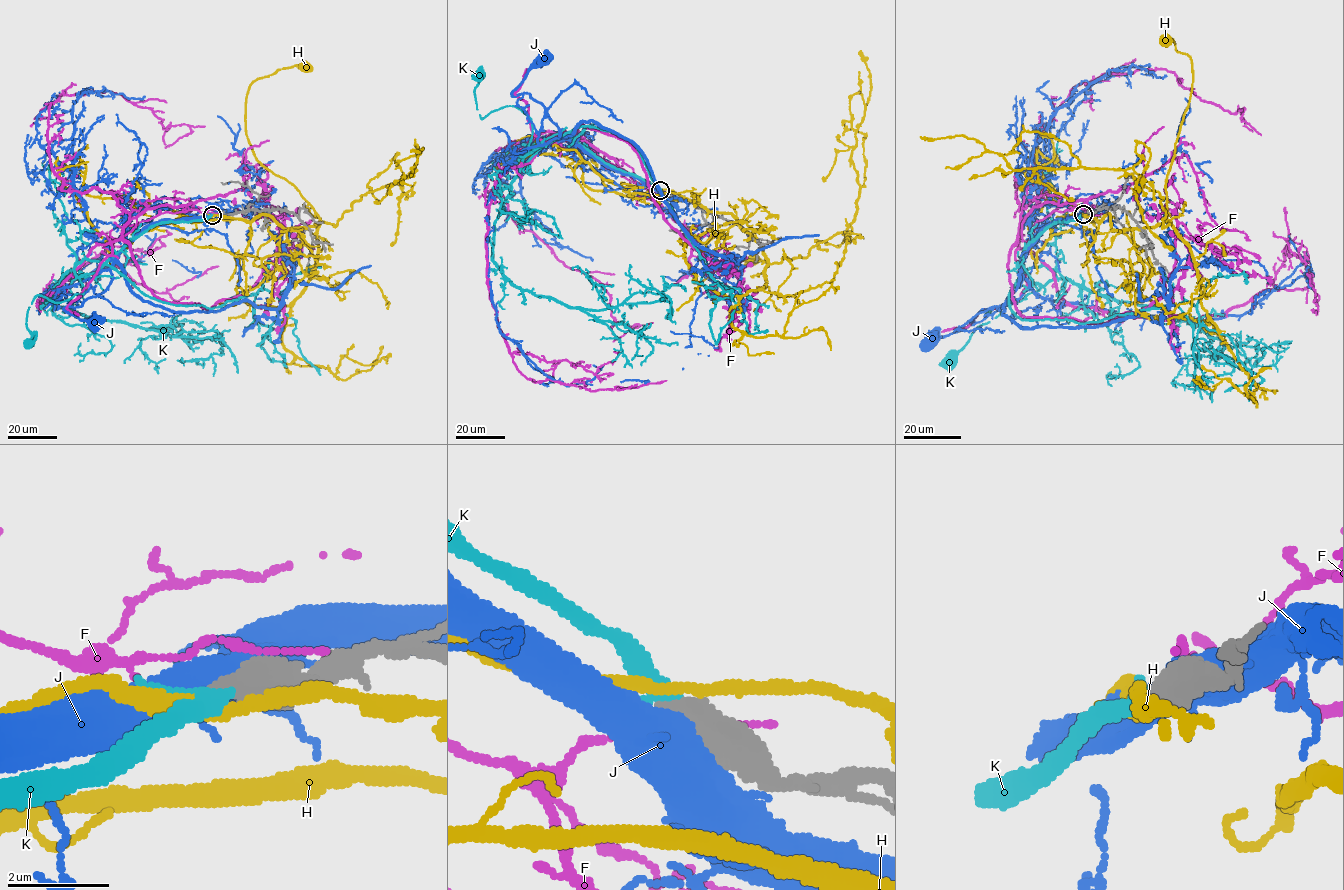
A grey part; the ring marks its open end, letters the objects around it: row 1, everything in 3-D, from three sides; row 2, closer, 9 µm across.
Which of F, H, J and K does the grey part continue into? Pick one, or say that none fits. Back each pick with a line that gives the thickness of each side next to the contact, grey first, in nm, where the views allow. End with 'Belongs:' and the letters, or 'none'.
K: 460/240 nm
Belongs: K

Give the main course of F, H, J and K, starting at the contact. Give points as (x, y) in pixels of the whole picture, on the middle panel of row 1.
F: (661, 192), (554, 134), (496, 181), (485, 237), (522, 374), (591, 391), (666, 380)
H: (661, 189), (709, 211), (730, 212), (767, 260), (704, 267), (693, 282), (753, 259)
J: (661, 192), (610, 168), (566, 137), (558, 137), (560, 131), (540, 103), (528, 93), (512, 95), (542, 60)
K: (660, 190), (572, 139), (561, 136), (527, 153), (531, 119), (509, 106), (482, 118), (477, 76)

